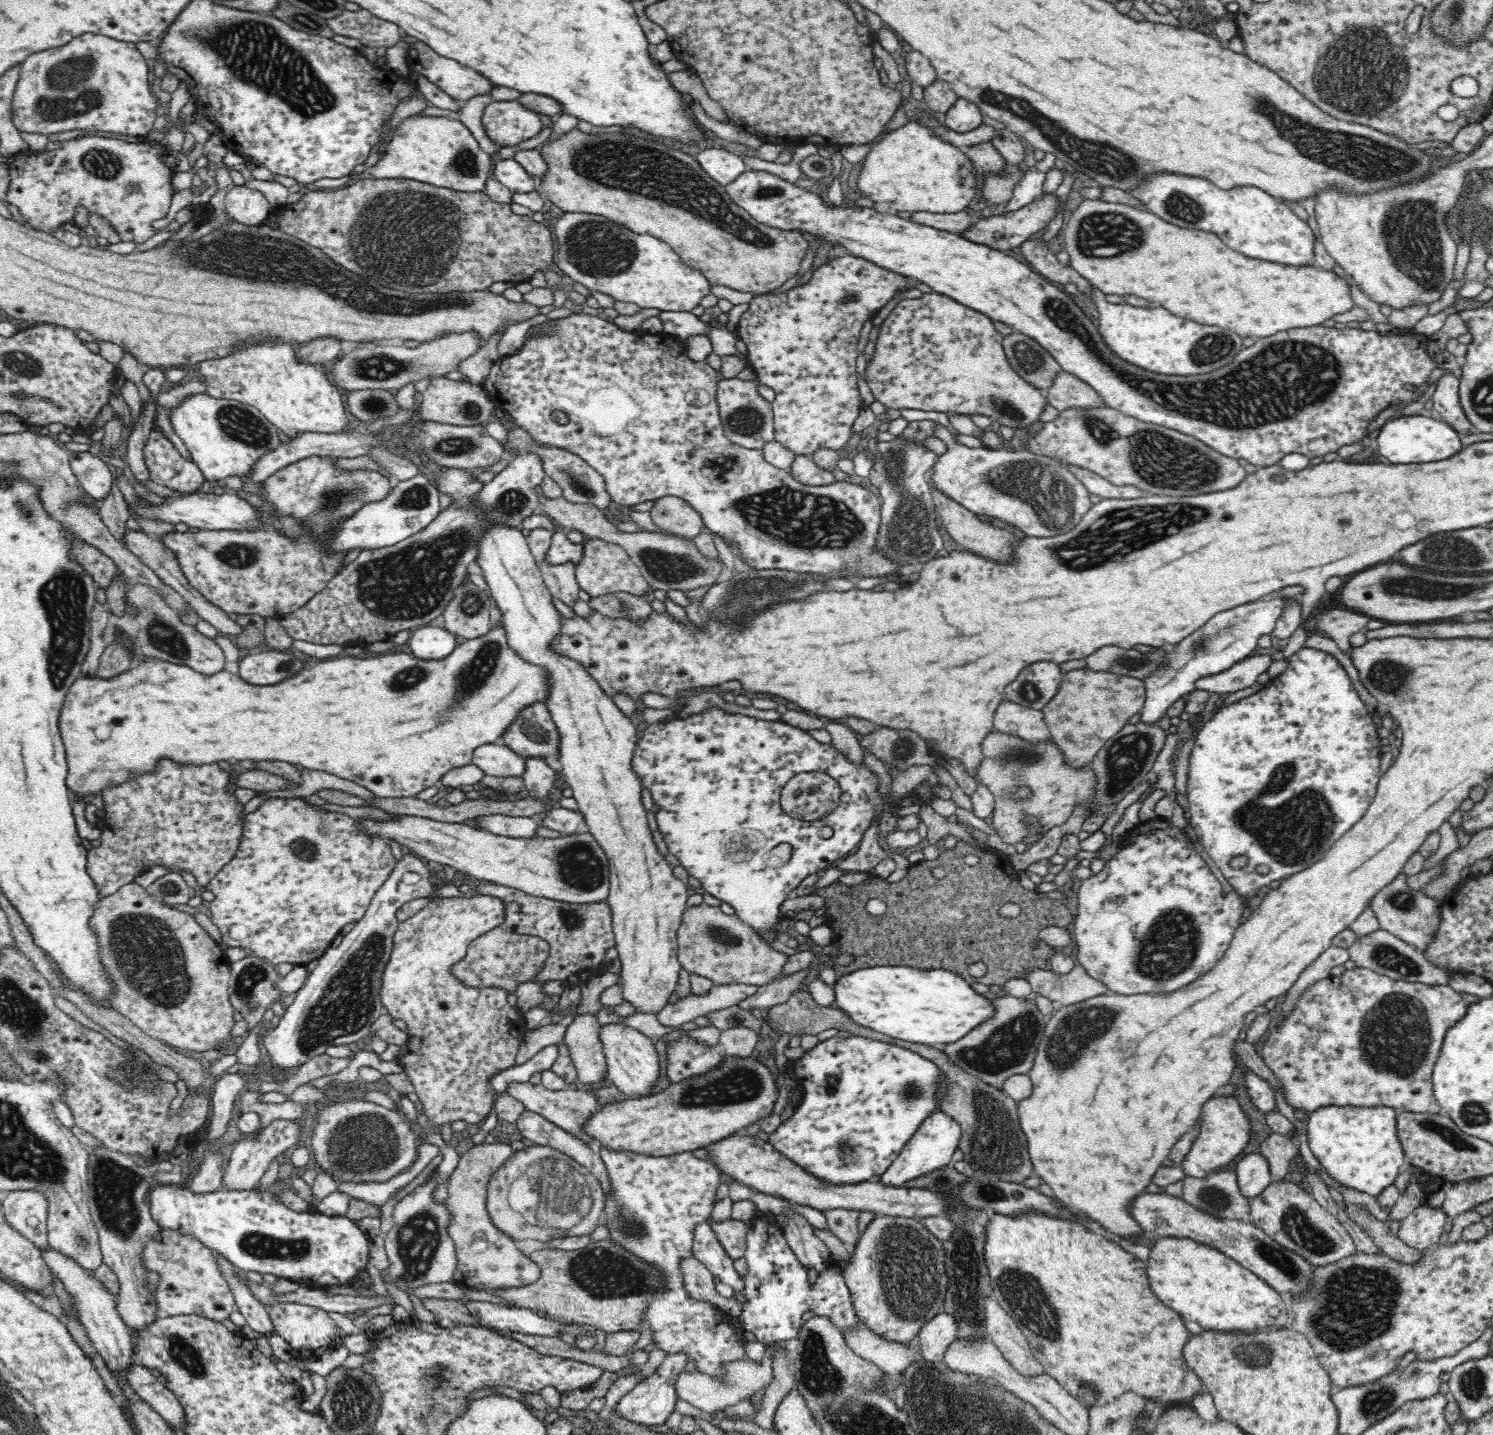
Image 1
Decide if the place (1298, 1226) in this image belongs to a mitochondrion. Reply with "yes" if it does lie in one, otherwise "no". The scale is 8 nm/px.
yes

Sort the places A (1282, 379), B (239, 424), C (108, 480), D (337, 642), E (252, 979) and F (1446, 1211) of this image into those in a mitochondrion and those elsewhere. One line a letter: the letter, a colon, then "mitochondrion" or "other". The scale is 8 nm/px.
A: mitochondrion
B: mitochondrion
C: other
D: other
E: mitochondrion
F: other

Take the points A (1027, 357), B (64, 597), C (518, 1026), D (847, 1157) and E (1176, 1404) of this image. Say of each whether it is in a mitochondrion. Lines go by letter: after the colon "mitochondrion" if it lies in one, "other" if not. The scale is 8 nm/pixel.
A: mitochondrion
B: mitochondrion
C: other
D: mitochondrion
E: other

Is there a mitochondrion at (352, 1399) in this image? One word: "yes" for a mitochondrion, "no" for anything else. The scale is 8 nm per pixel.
yes

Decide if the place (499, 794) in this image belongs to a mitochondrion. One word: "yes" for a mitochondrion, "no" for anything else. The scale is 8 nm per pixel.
no

